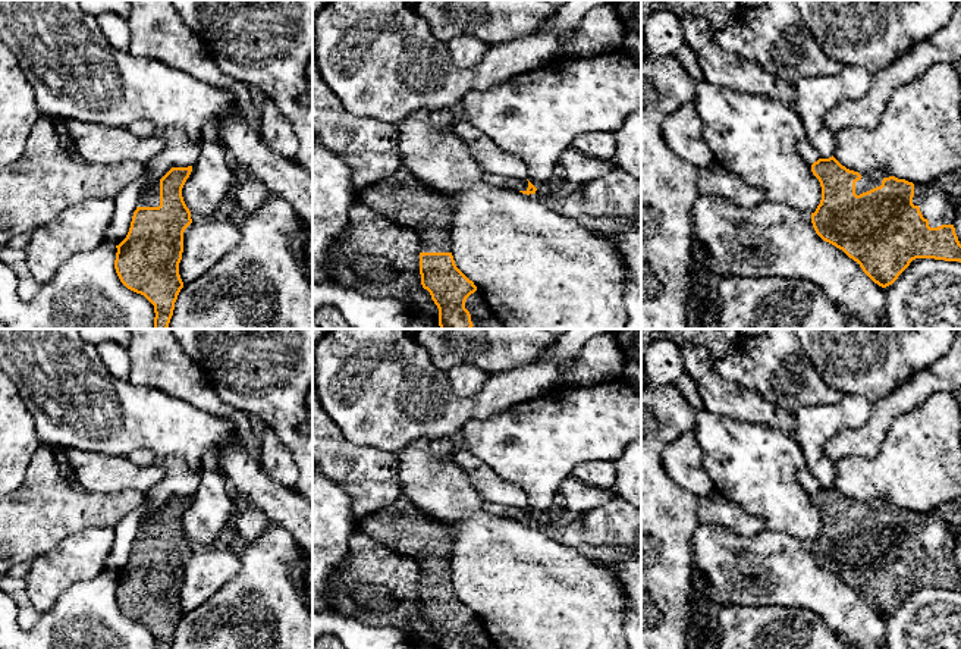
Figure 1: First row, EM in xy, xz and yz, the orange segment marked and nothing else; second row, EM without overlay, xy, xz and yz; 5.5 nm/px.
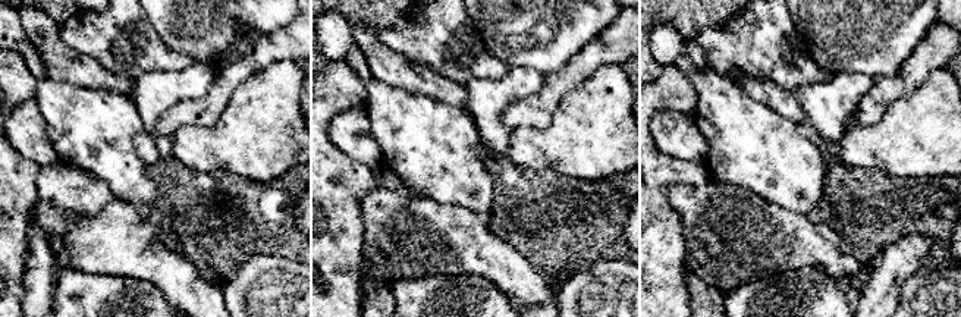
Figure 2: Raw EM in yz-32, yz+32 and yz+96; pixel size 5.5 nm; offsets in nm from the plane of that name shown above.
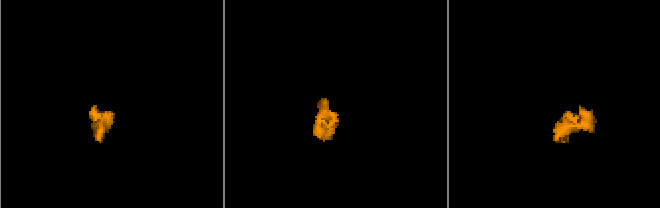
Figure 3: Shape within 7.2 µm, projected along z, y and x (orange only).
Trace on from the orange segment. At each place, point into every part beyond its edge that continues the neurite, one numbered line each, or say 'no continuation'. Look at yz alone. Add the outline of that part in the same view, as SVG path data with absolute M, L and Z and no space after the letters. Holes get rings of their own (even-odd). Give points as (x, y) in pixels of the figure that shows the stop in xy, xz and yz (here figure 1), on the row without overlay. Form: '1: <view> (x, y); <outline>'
1: yz (867, 511); M860 502L861 508L855 511L855 523L860 524L882 514L883 507L879 504Z
2: yz (938, 529); M961 498L929 512L914 512L913 533L920 536L930 556L954 554L961 530Z

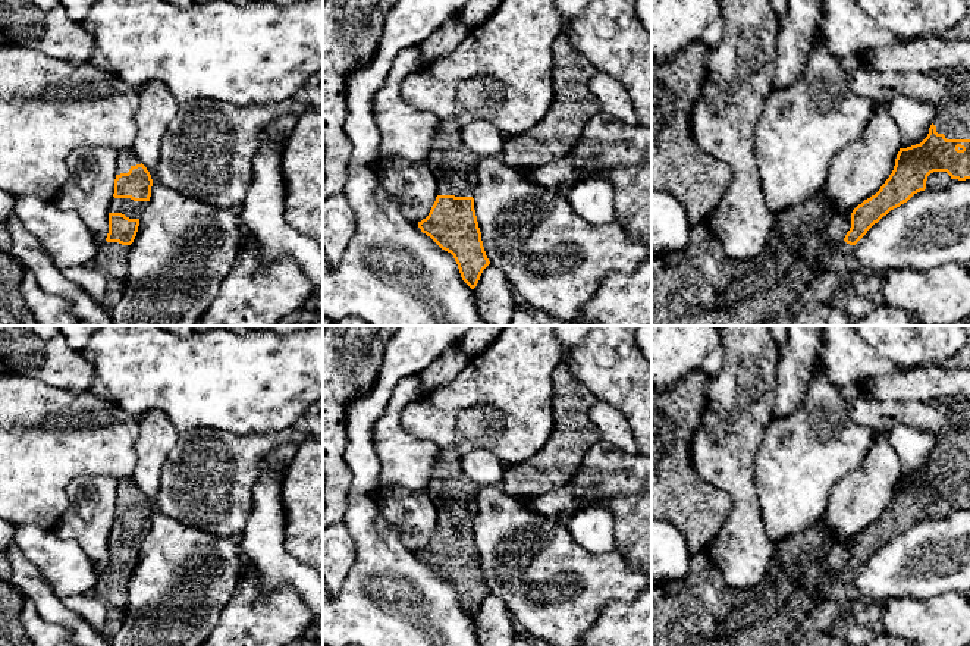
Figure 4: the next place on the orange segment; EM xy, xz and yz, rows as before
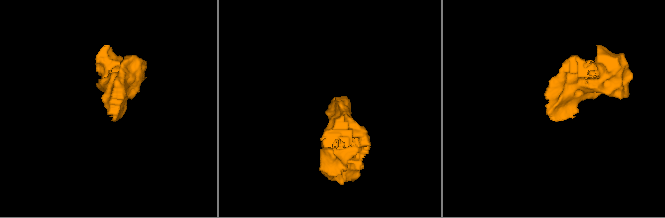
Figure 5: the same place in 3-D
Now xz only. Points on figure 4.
1: xz (454, 495); M442 448L426 489L437 509L437 524L474 526L477 489L464 474L461 454Z

